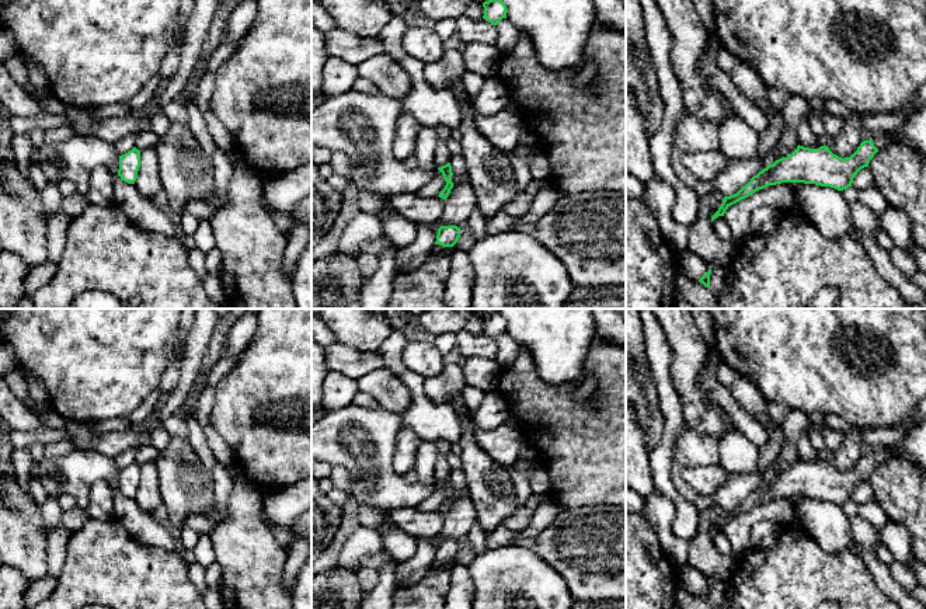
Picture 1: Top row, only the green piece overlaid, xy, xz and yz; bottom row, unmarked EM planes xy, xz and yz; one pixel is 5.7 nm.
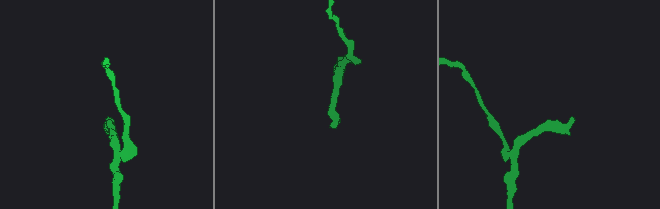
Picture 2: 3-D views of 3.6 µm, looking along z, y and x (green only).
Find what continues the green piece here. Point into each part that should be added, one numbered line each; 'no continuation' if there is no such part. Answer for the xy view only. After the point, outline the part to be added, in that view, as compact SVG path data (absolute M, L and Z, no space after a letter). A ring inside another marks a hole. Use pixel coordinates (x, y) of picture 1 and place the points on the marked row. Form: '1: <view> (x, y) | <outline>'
no continuation

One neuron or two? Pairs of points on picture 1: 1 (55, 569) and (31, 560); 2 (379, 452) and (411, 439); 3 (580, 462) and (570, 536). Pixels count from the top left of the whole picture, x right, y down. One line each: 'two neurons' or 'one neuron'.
1: two neurons
2: two neurons
3: two neurons

